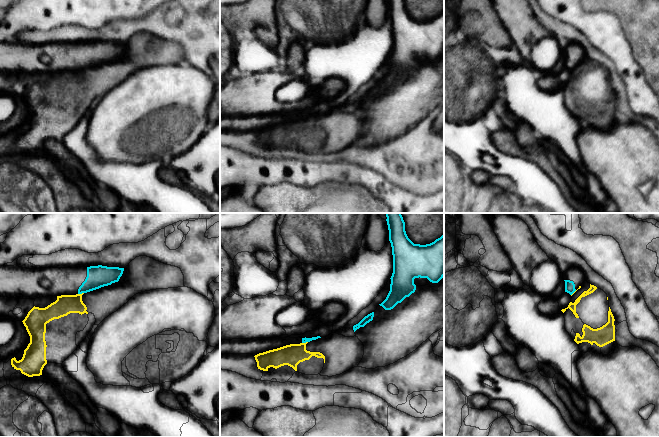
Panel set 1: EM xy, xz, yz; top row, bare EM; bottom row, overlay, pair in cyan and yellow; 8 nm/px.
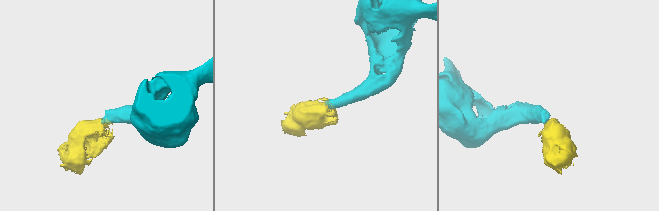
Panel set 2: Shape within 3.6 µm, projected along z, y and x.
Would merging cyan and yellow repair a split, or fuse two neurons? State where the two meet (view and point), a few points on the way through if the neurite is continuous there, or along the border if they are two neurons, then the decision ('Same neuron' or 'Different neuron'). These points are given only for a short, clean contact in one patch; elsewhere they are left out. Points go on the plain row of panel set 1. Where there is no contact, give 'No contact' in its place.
Touches cyan at xy (80, 69). Boundary: xy (83, 68), (78, 70). Different neuron

